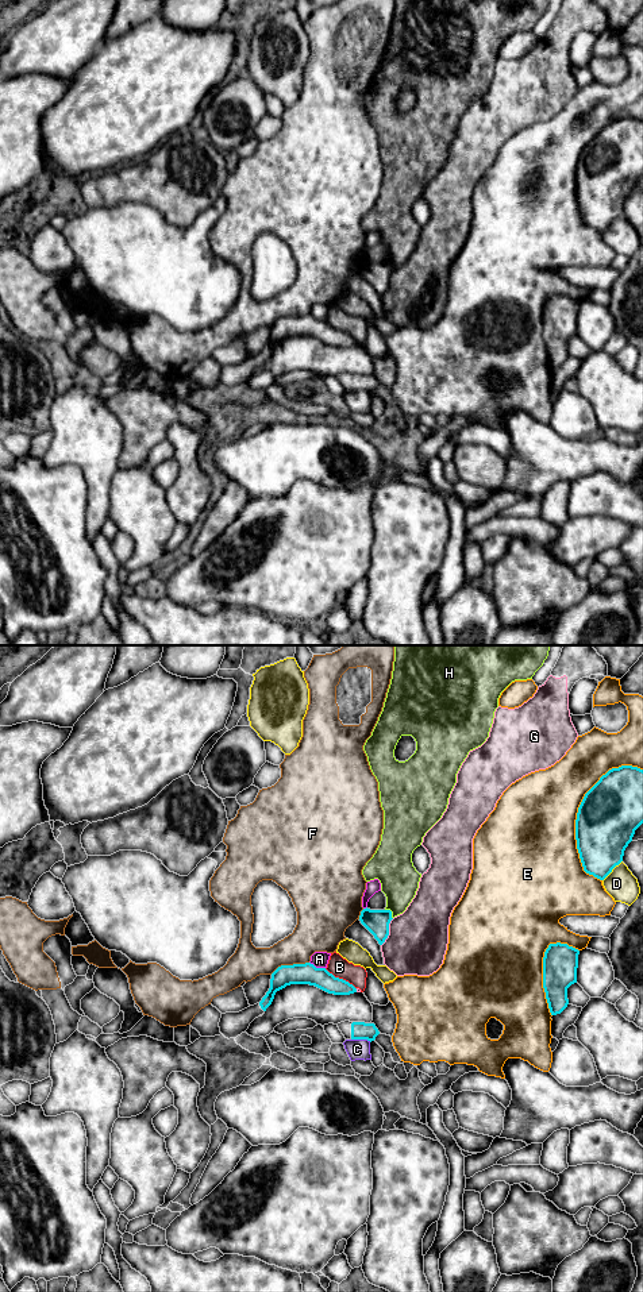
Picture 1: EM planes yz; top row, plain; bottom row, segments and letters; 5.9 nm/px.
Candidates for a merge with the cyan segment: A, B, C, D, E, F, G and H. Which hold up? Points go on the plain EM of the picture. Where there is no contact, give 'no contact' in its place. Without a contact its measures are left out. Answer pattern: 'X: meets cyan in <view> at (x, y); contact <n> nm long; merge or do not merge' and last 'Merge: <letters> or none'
A: meets cyan in yz at (318, 320); contact 100 nm long; do not merge
B: meets cyan in yz at (341, 331); contact 220 nm long; do not merge
C: meets cyan in yz at (361, 390); contact 120 nm long; do not merge
D: meets cyan in yz at (611, 223); contact 170 nm long; do not merge
E: meets cyan in yz at (578, 164); contact 700 nm long; do not merge
F: meets cyan in yz at (289, 317); contact 240 nm long; do not merge
G: meets cyan in yz at (388, 284); contact 180 nm long; do not merge
H: meets cyan in yz at (391, 265); contact 80 nm long; do not merge
Merge: none

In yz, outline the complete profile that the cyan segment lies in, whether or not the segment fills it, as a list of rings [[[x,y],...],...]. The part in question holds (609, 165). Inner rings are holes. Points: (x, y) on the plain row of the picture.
[[[621,117],[609,122],[585,146],[577,165],[575,192],[584,223],[604,232],[623,213],[635,182],[643,176],[643,122]]]

